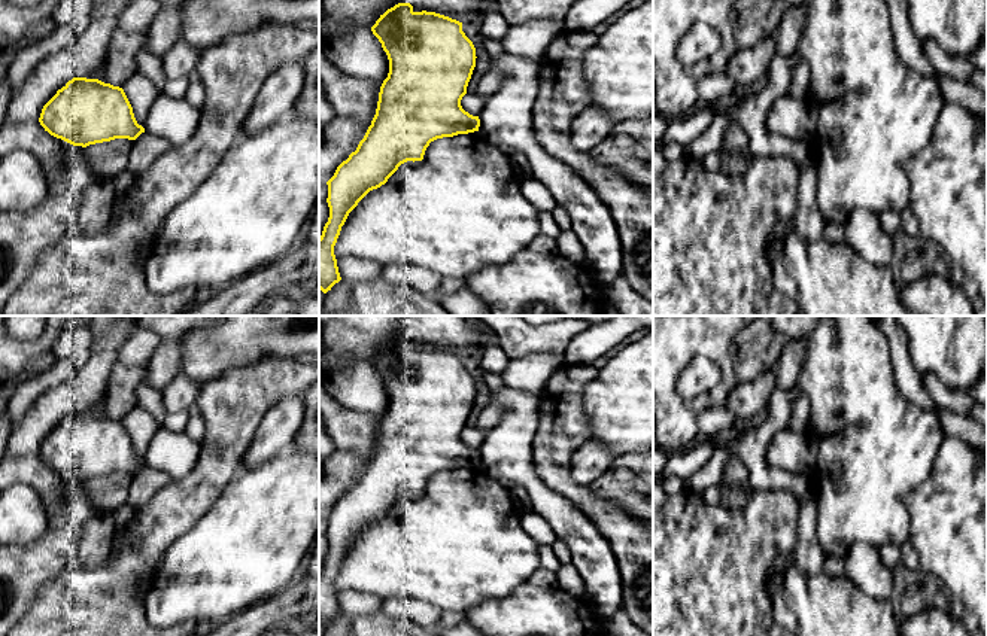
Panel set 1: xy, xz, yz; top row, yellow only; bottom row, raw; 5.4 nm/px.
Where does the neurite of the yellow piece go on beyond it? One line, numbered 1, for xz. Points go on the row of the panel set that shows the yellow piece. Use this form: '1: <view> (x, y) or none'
1: none

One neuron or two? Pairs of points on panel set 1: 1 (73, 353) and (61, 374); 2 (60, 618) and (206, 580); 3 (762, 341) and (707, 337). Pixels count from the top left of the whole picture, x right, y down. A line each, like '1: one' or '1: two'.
1: two
2: two
3: two

